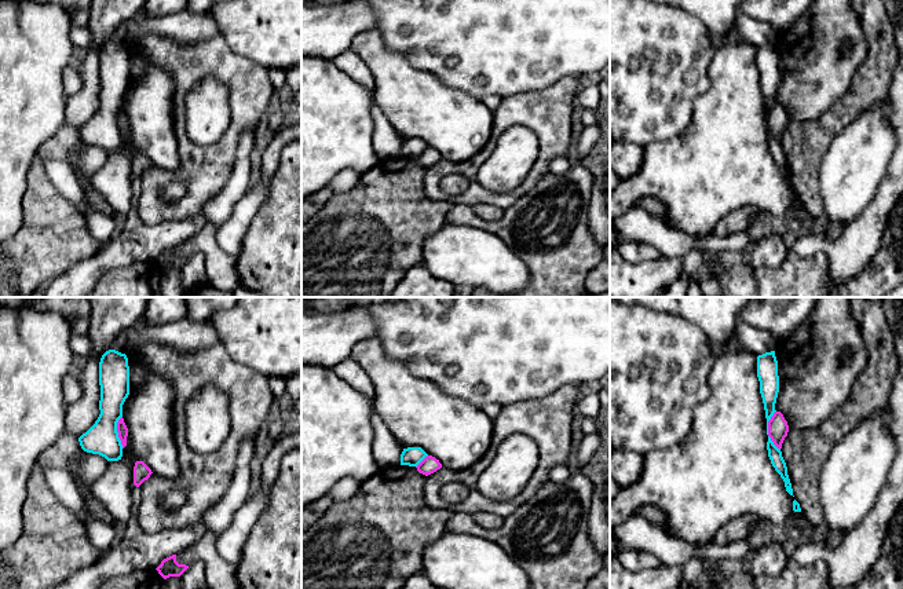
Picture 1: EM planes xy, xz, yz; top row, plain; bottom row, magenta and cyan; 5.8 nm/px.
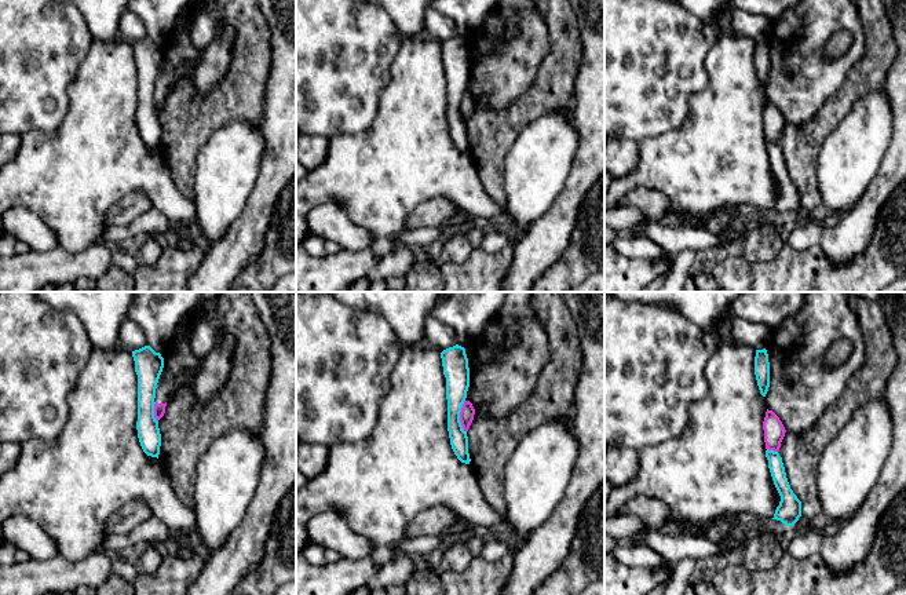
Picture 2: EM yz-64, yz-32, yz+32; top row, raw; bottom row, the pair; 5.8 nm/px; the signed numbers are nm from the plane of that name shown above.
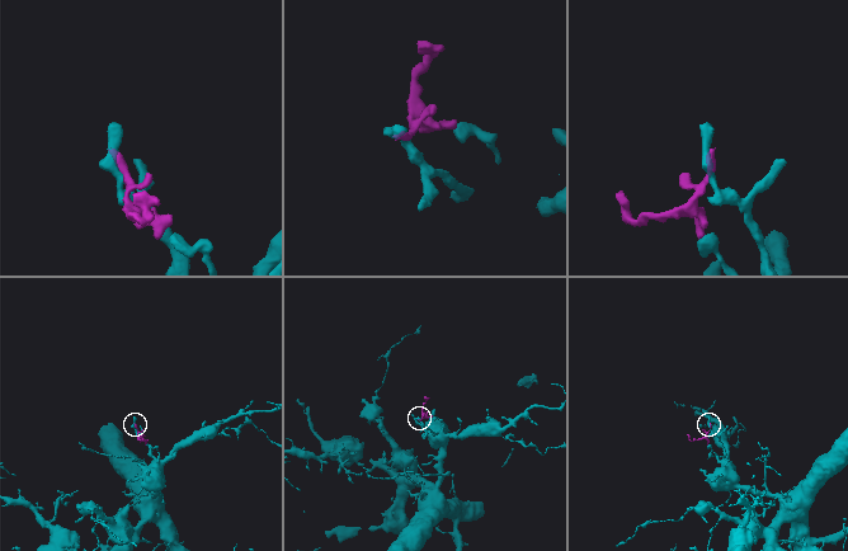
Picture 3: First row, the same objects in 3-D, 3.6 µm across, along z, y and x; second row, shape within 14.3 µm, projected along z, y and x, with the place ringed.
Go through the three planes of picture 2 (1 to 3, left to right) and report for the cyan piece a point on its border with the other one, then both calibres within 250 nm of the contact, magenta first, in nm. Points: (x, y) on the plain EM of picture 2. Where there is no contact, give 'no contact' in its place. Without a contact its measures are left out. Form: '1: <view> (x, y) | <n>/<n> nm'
1: yz-64 (154, 103) | 60/140 nm
2: yz-32 (460, 108) | 80/140 nm
3: yz+32 (773, 141) | 130/90 nm

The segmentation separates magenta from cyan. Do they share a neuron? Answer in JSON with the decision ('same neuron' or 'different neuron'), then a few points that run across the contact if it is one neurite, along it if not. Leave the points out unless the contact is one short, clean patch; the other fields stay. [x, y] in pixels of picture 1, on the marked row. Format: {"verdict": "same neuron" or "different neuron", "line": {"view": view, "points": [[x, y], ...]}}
{"verdict": "different neuron", "line": {"view": "yz", "points": [[775, 410], [768, 421], [768, 436], [779, 449]]}}

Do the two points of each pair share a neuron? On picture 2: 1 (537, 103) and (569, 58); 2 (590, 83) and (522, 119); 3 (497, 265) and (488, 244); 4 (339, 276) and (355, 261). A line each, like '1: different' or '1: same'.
1: same
2: different
3: different
4: same

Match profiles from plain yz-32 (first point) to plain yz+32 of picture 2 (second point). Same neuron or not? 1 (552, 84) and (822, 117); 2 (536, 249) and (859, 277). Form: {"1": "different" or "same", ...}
{"1": "same", "2": "different"}

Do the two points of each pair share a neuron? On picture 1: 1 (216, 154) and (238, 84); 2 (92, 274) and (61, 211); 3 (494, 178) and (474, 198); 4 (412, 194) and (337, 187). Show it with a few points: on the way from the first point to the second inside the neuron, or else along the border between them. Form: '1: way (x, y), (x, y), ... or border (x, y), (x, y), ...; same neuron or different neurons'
1: way (231, 136), (240, 121), (240, 102); same neuron
2: border (92, 256), (79, 260), (57, 277); different neurons
3: border (479, 165), (483, 186), (516, 187); different neurons
4: border (361, 174), (361, 178), (348, 190), (333, 196); different neurons

